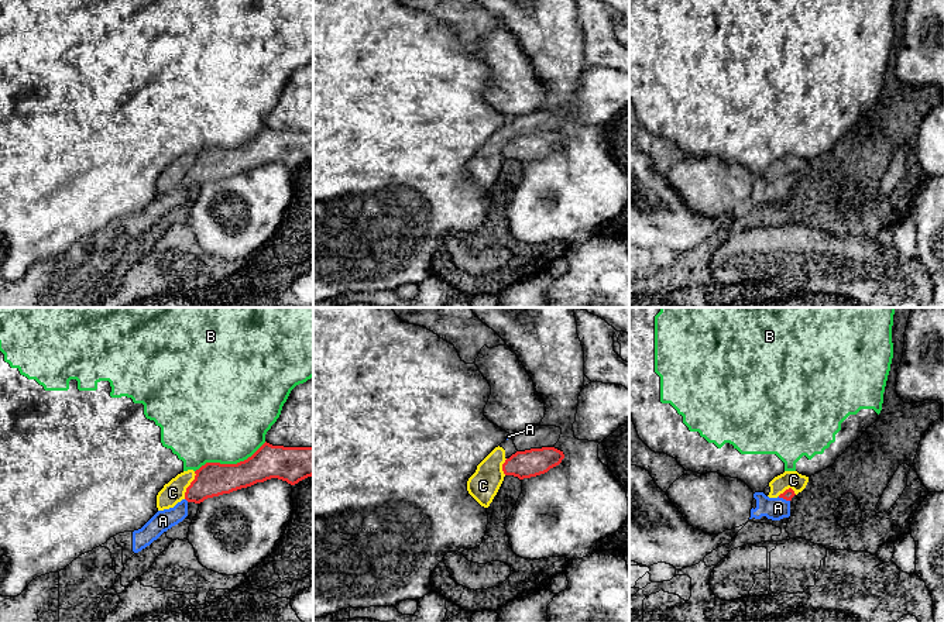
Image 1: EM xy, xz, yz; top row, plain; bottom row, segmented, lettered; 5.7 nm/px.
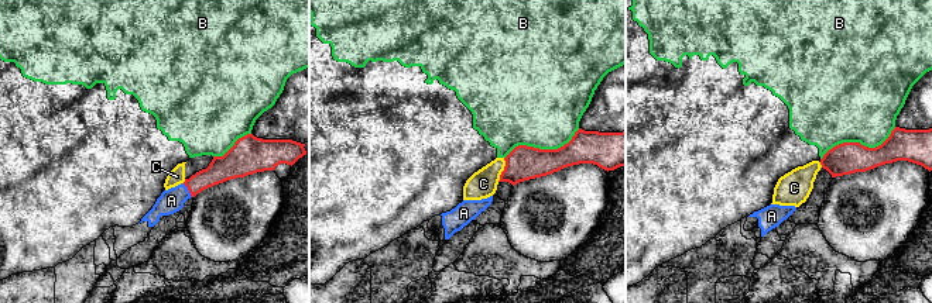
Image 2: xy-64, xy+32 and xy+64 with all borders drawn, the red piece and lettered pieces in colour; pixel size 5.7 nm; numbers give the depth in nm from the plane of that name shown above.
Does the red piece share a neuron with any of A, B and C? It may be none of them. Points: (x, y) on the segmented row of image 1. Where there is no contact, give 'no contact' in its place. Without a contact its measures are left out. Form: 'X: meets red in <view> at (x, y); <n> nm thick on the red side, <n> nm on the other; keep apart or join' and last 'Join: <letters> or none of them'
A: meets red in yz at (783, 498); 60 nm thick on the red side, 130 nm on the other; join
B: meets red in xy at (230, 464); 190 nm thick on the red side, 480 nm on the other; keep apart
C: meets red in xy at (189, 485); 190 nm thick on the red side, 130 nm on the other; keep apart
Join: A

